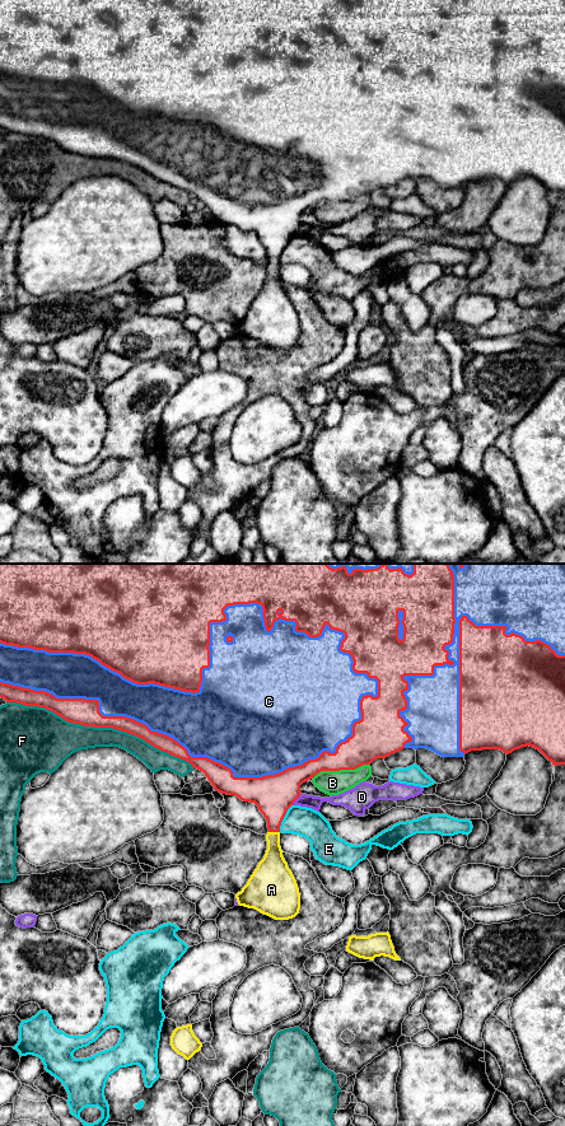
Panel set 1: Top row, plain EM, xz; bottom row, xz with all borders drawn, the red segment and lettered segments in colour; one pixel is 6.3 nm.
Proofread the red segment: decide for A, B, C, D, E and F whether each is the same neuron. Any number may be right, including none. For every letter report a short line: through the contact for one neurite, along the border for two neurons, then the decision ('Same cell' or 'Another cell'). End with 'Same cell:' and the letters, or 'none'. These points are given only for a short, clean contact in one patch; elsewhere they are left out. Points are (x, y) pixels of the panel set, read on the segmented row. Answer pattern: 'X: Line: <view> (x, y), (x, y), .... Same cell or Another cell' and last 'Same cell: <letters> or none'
A: Line: xz (274, 794), (274, 831), (272, 870). Same cell
B: Another cell
C: Same cell
D: Another cell
E: Another cell
F: Another cell
Same cell: A, C

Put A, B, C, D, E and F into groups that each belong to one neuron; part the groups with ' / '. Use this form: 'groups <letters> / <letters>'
groups A C / B / D / E / F

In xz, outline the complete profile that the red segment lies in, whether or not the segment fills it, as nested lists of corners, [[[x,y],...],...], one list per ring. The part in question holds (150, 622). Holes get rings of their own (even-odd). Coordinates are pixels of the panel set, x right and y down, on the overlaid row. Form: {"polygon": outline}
{"polygon": [[[0,564],[0,697],[6,702],[45,707],[69,723],[113,728],[139,737],[202,771],[216,791],[255,803],[267,821],[267,850],[235,898],[239,906],[255,908],[275,920],[289,920],[299,914],[300,893],[282,856],[280,826],[288,809],[300,796],[300,785],[321,771],[355,770],[403,748],[426,748],[442,757],[464,757],[471,751],[482,749],[500,749],[509,754],[529,746],[554,766],[565,765],[565,564]]]}

